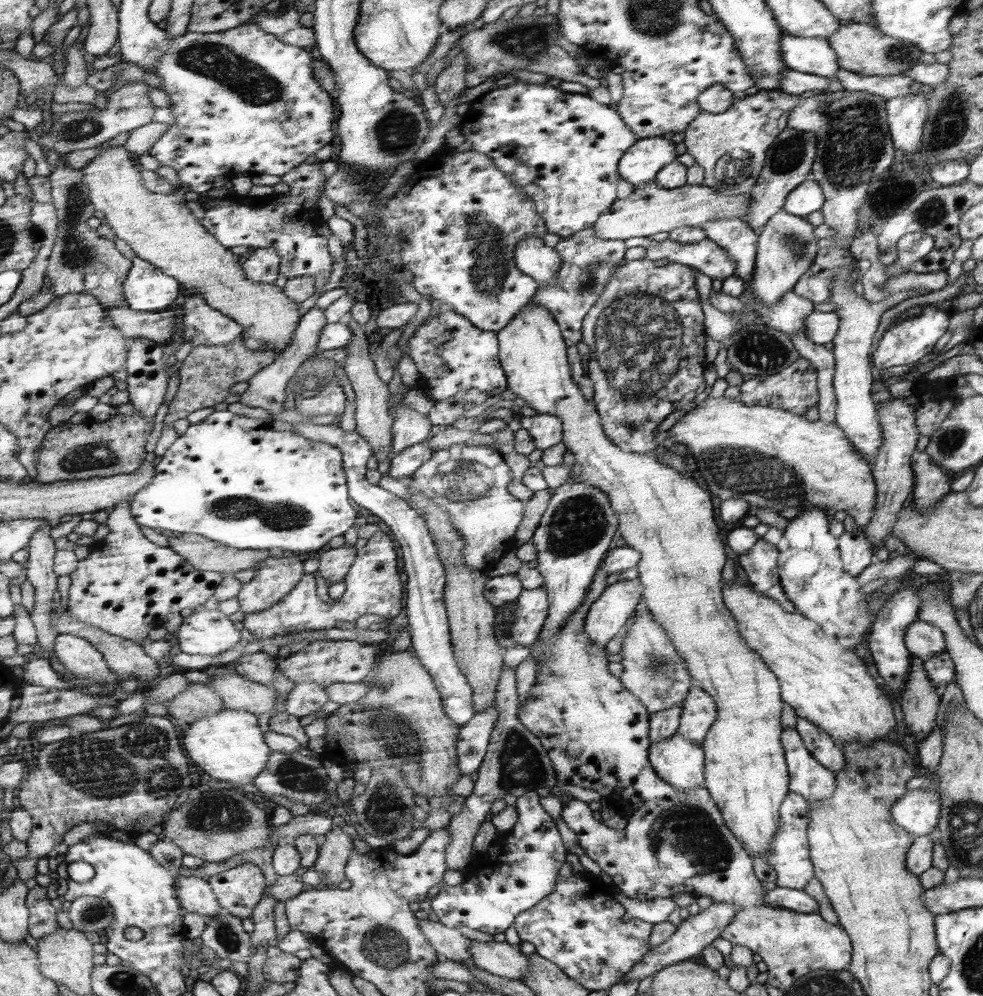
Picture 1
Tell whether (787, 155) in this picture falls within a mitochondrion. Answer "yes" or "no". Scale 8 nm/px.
yes

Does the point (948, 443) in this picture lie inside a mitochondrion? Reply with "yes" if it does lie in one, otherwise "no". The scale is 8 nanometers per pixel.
yes

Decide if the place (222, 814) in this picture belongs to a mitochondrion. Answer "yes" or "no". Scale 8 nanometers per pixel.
yes

